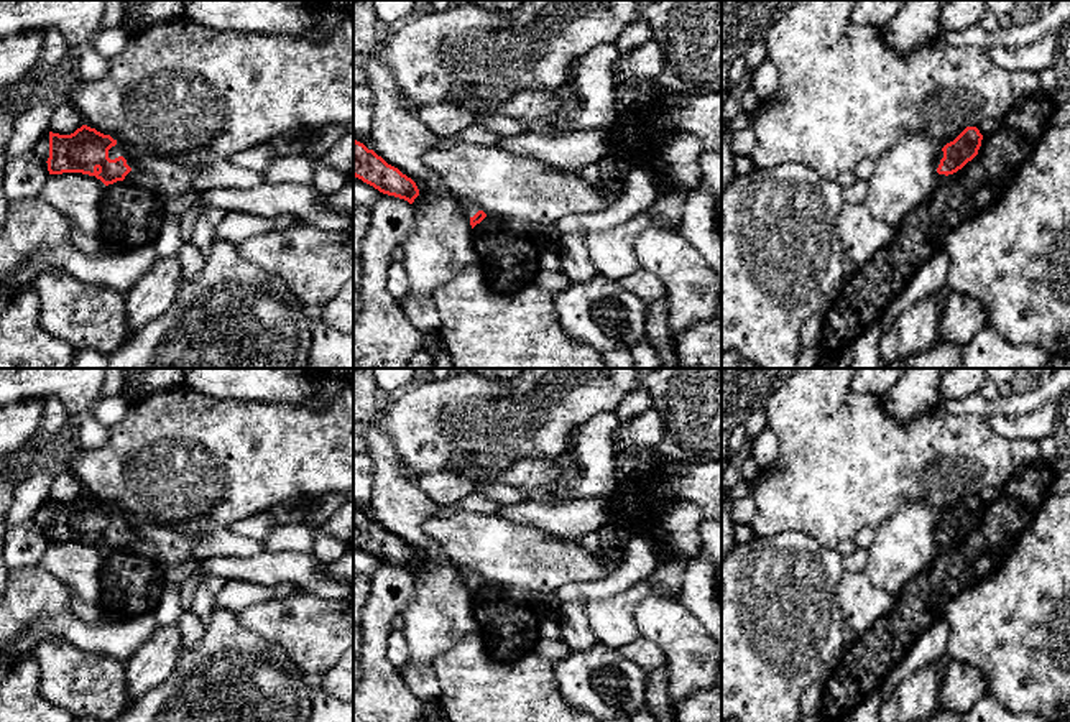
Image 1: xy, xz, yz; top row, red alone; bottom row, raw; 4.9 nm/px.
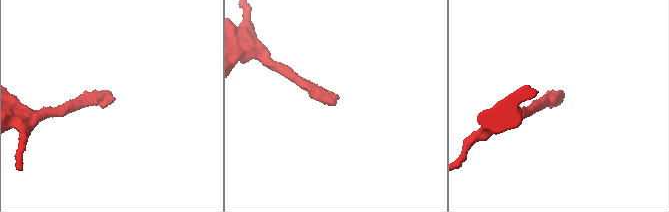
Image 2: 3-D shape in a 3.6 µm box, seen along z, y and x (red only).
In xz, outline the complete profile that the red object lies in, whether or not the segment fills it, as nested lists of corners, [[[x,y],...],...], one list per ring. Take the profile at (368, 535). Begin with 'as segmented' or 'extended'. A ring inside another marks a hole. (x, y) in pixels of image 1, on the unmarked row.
as segmented; [[[353,507],[353,544],[383,562],[408,569],[419,564],[416,551]]]

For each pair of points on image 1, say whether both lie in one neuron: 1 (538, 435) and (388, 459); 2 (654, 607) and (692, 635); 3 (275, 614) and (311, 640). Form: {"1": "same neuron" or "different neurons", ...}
{"1": "different neurons", "2": "same neuron", "3": "same neuron"}

